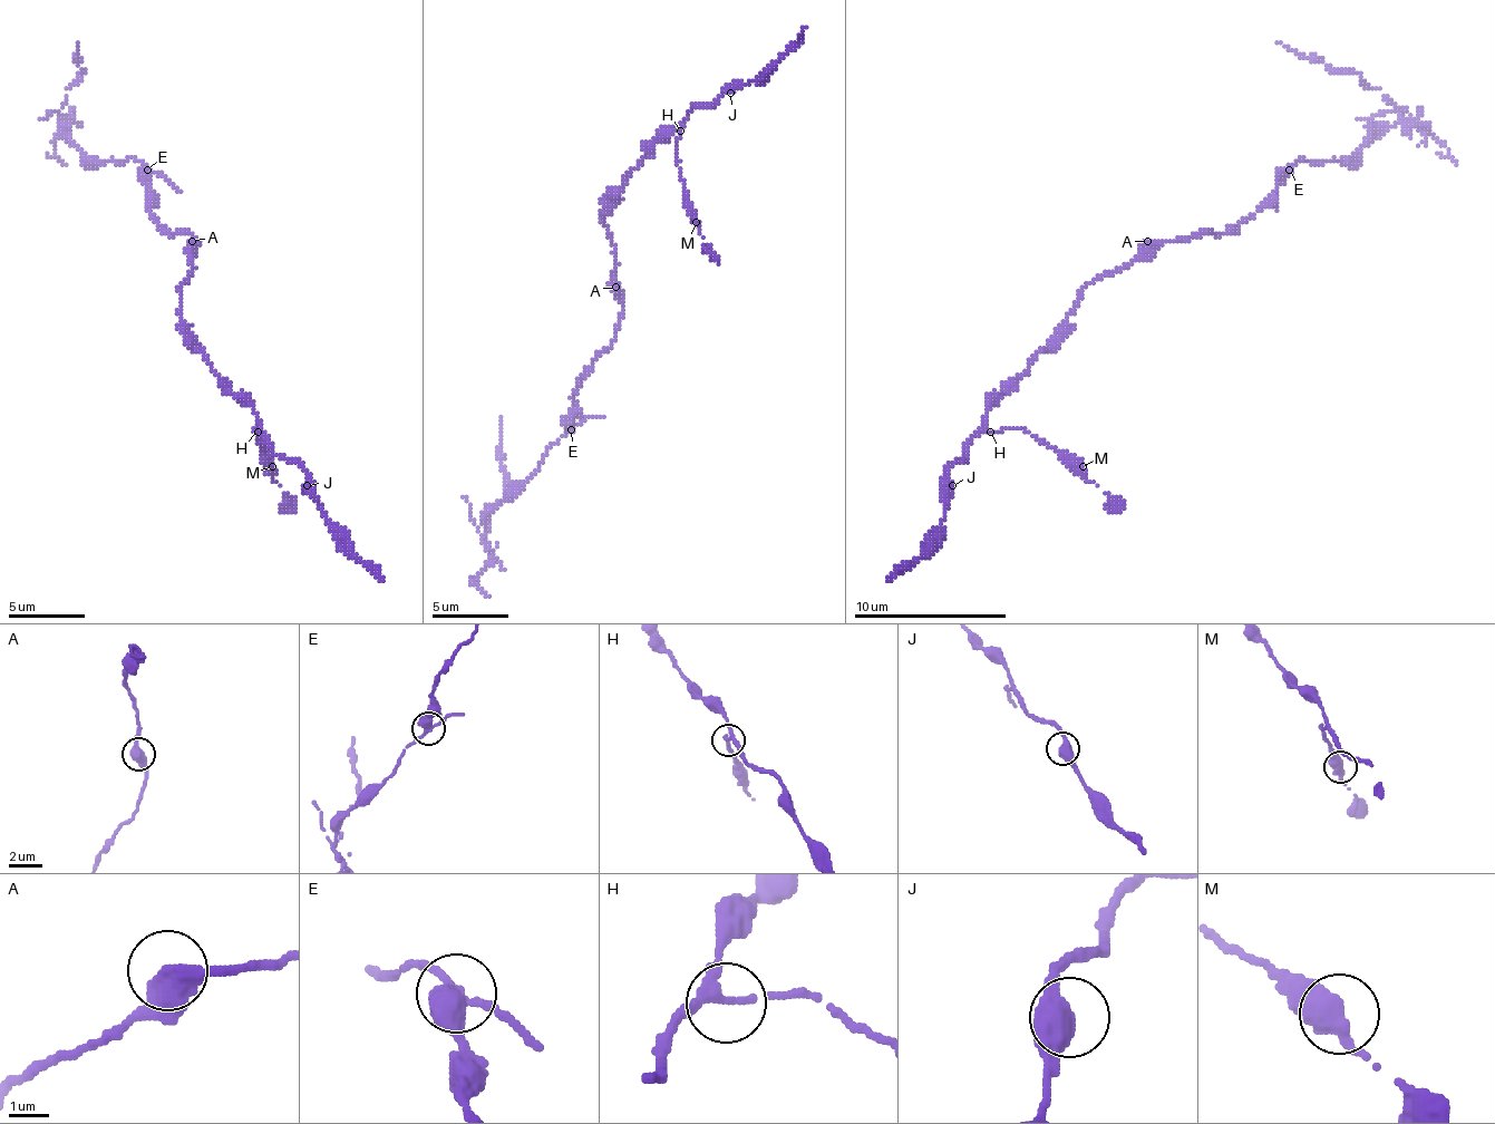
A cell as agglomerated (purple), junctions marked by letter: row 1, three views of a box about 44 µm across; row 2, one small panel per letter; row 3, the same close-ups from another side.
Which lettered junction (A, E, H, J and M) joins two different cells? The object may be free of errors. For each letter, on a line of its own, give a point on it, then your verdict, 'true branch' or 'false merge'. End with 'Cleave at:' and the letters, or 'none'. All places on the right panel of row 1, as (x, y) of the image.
A: (1147, 241) | true branch
E: (1289, 170) | false merge
H: (990, 432) | true branch
J: (952, 485) | true branch
M: (1083, 466) | true branch
Cleave at: E

